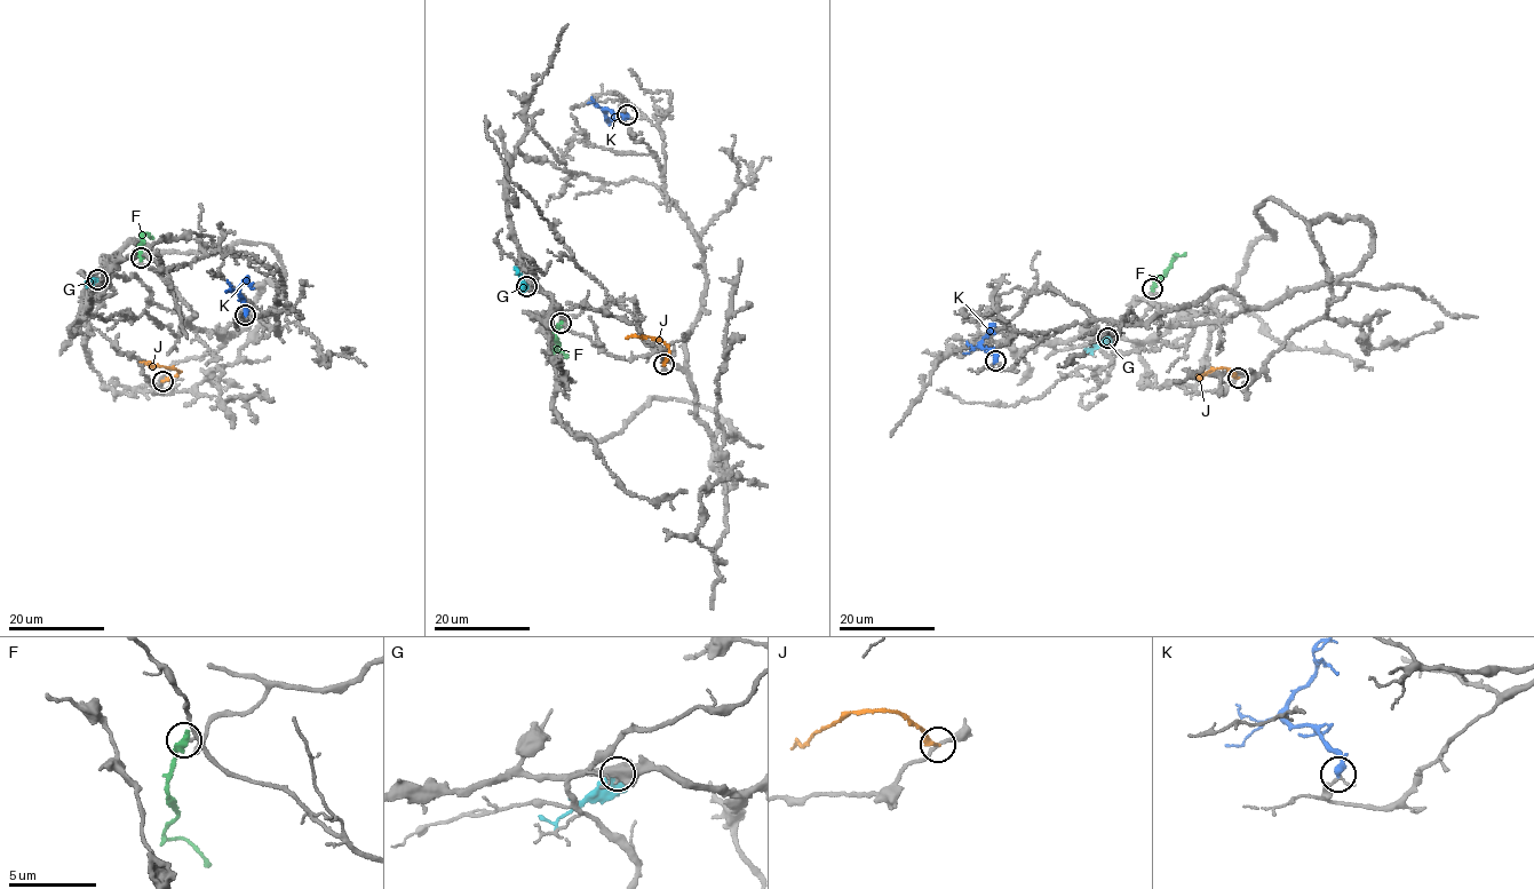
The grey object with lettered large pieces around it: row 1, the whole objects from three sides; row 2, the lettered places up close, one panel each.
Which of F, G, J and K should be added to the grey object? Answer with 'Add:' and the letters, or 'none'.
Add: G, K

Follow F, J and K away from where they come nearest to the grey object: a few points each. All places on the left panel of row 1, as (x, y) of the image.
F: (141, 258), (137, 248), (142, 235), (150, 233), (152, 238)
J: (161, 381), (180, 373), (141, 363)
K: (245, 315), (239, 287), (244, 282), (254, 290)

